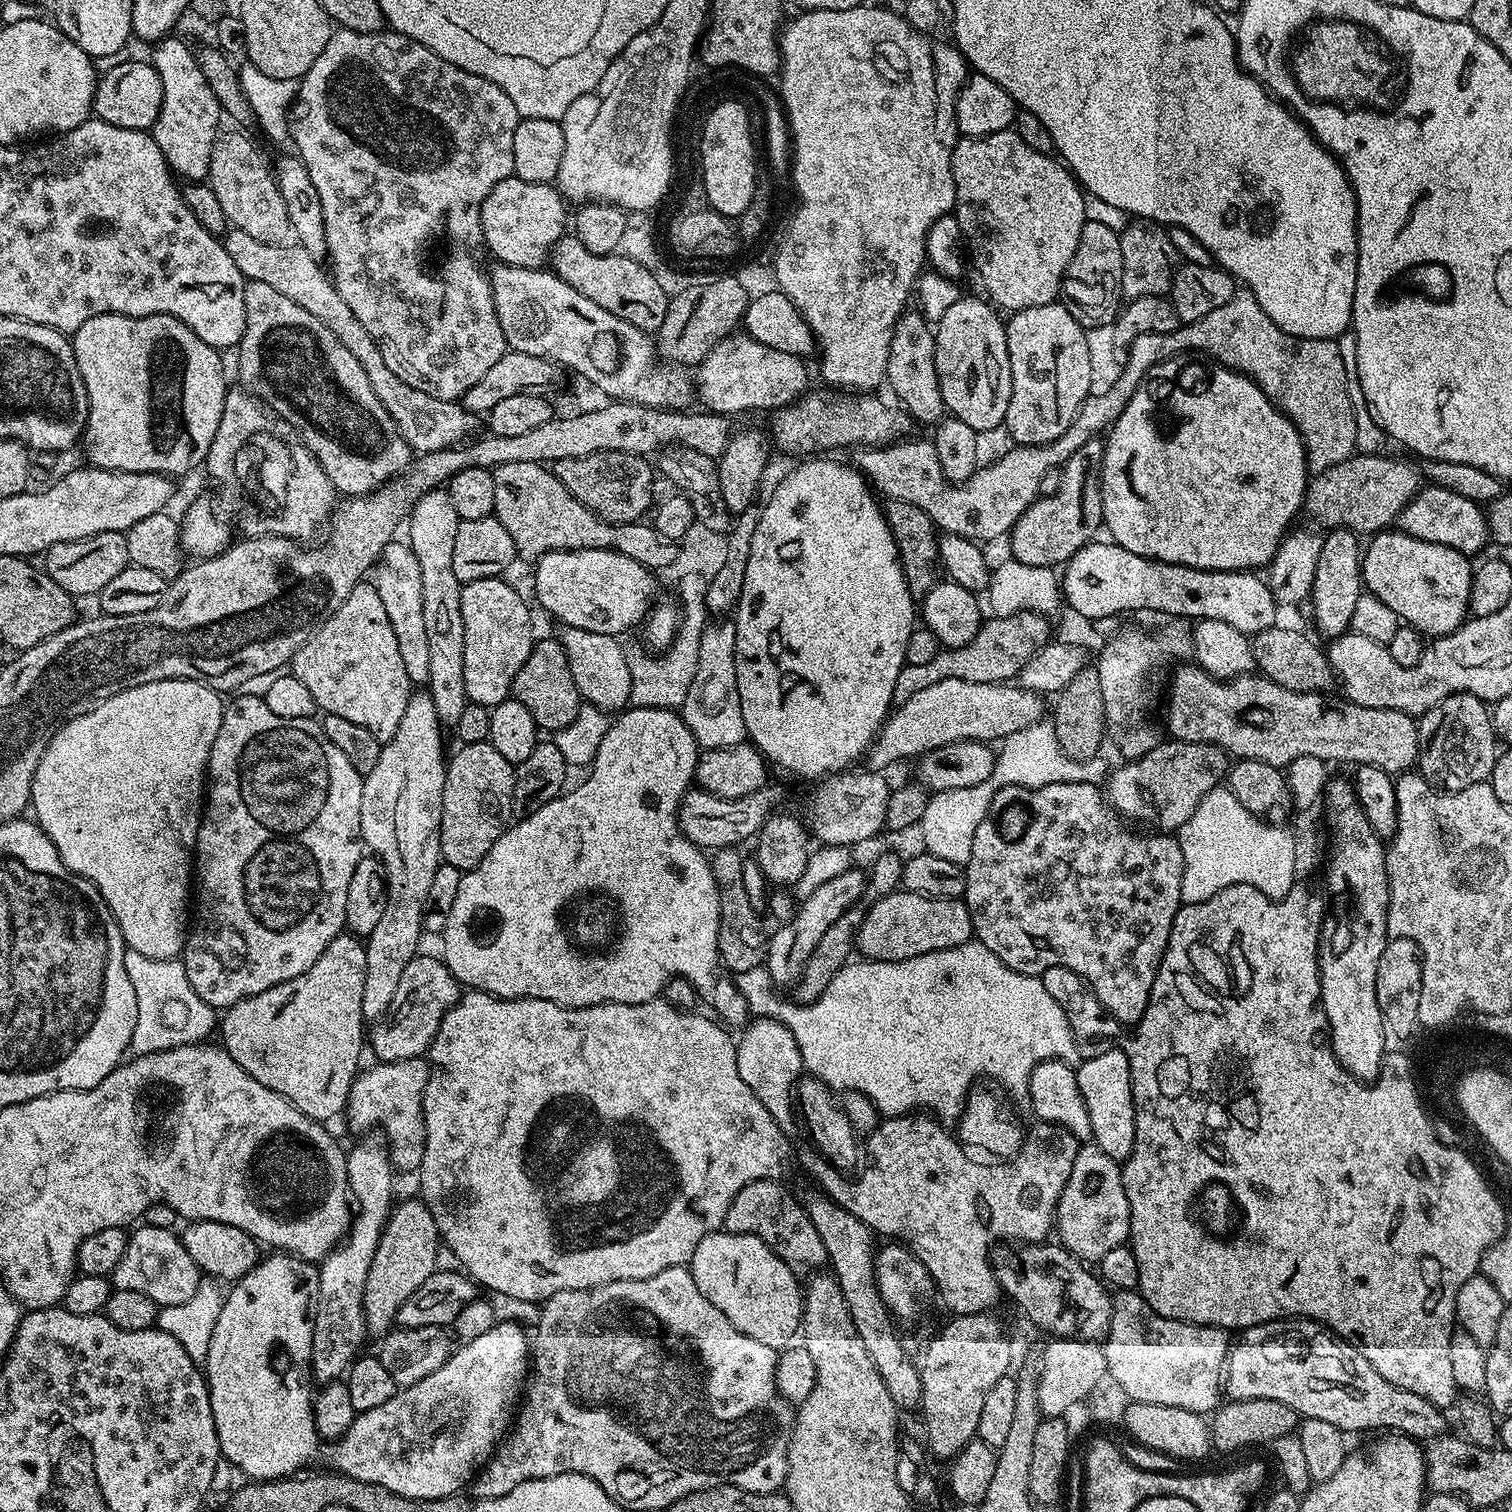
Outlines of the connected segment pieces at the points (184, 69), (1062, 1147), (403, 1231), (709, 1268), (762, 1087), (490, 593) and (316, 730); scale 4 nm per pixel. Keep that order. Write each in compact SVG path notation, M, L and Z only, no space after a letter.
M167 36L155 43L150 62L162 78L162 110L151 126L150 134L162 150L169 168L181 181L207 181L210 170L210 154L221 131L222 113L210 82L202 74L196 55L175 36Z
M935 1115L890 1116L883 1123L872 1136L872 1164L866 1165L864 1173L854 1180L859 1185L854 1193L857 1218L873 1233L899 1238L915 1252L931 1274L935 1291L944 1292L944 1304L949 1313L969 1316L992 1310L996 1299L1002 1296L990 1259L992 1247L999 1240L1039 1244L1049 1239L1054 1228L1056 1204L1066 1186L1066 1178L1070 1178L1070 1166L1074 1166L1081 1141L1062 1125L1036 1122L1032 1129L1027 1129L1020 1151L1007 1162L979 1164L968 1157L969 1149L955 1135L948 1136L944 1129L947 1127Z
M415 1199L404 1200L401 1204L399 1201L393 1207L384 1233L380 1235L378 1250L374 1250L374 1262L370 1262L364 1291L364 1327L369 1337L380 1338L391 1332L398 1310L402 1310L402 1302L438 1270L436 1259L442 1247L440 1231L423 1199Z
M723 1230L712 1232L702 1238L702 1242L698 1242L690 1261L690 1271L698 1290L702 1290L704 1297L716 1309L722 1310L722 1314L726 1314L726 1318L730 1318L730 1322L742 1330L742 1334L777 1350L787 1349L795 1341L792 1340L795 1336L797 1339L804 1314L802 1284L796 1281L797 1273L794 1269L782 1262L782 1258L778 1258L778 1254L774 1254L774 1250L770 1250L762 1238L754 1234L734 1234Z
M759 1017L753 1019L741 1032L743 1034L736 1043L738 1074L762 1102L762 1106L766 1107L774 1122L778 1123L783 1136L789 1142L794 1142L801 1128L796 1115L796 1089L804 1067L793 1033L777 1019Z
M491 576L463 585L460 590L464 623L462 682L466 682L469 701L489 709L509 699L514 678L526 658L530 658L534 643L528 604L506 581Z
M236 694L232 698L224 705L222 726L218 730L218 738L214 738L208 759L206 803L194 853L194 919L182 953L186 978L190 978L194 994L217 1010L227 1010L240 1000L262 994L262 990L270 990L282 982L298 978L298 974L310 970L310 966L322 958L322 950L326 950L326 946L330 946L330 942L345 931L346 890L350 890L350 877L354 875L354 866L358 866L362 855L360 815L364 777L354 770L354 766L350 766L350 758L346 758L346 754L342 754L342 750L326 738L323 727L315 719L278 718L278 714L266 706L262 696Z

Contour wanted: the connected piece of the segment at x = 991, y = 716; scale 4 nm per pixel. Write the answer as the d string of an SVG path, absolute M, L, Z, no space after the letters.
M946 678L946 682L937 682L934 686L926 686L926 690L918 690L918 694L906 698L906 702L889 715L866 753L867 767L888 770L884 768L899 760L911 761L959 740L1003 741L1004 737L1018 730L1033 728L1045 719L1046 704L1044 708L1040 700L1043 700L1041 693L1029 692L1027 688L1011 686L1006 682L979 684L962 682L962 678Z

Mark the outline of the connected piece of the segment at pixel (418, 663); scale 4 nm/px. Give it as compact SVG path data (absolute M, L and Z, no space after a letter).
M393 542L385 546L374 565L374 583L378 598L382 598L382 606L390 618L394 639L398 642L398 651L410 682L413 686L427 685L430 678L430 645L422 611L422 574L411 544Z

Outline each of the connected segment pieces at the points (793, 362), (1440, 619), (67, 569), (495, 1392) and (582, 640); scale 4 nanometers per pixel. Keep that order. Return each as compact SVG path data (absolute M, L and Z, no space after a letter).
M733 334L725 340L719 340L714 350L710 350L710 354L706 354L704 361L695 369L694 388L695 391L696 388L700 391L700 400L704 403L701 405L709 412L733 414L732 412L752 412L755 408L775 410L784 408L793 400L799 400L809 391L808 368L804 364L807 363L801 357L782 354L782 350L770 350L770 346L762 346L762 342L750 338L747 334Z
M1399 530L1375 533L1362 552L1362 584L1371 595L1377 596L1409 628L1428 638L1445 636L1464 623L1469 615L1468 599L1472 589L1474 564L1464 553L1450 546L1422 542Z
M103 532L102 534L94 534L90 538L58 542L43 553L42 560L44 560L42 564L48 576L54 578L54 582L58 582L58 586L62 586L62 590L69 592L73 598L95 597L104 589L106 582L112 581L117 574L122 574L122 570L129 567L130 564L126 550L126 535L123 532Z
M498 1322L490 1330L486 1330L486 1334L482 1334L481 1337L461 1343L449 1356L445 1364L438 1366L438 1370L434 1370L434 1374L422 1378L416 1384L401 1387L394 1394L394 1398L390 1398L390 1402L382 1402L382 1406L374 1406L374 1410L359 1413L354 1418L350 1430L346 1430L346 1434L329 1447L332 1448L328 1452L328 1460L332 1463L329 1465L343 1476L358 1478L362 1482L374 1482L378 1486L386 1486L386 1490L397 1492L406 1498L442 1498L443 1496L457 1495L463 1489L460 1487L464 1483L465 1487L479 1473L480 1469L487 1464L496 1445L504 1439L509 1431L510 1425L517 1415L518 1405L521 1403L522 1393L526 1388L526 1377L529 1372L530 1340L526 1332L524 1336L523 1330L518 1325Z
M564 628L561 633L558 639L568 655L570 670L581 697L607 714L627 709L631 698L631 666L629 653L624 653L621 641L614 636L594 634L581 628Z

